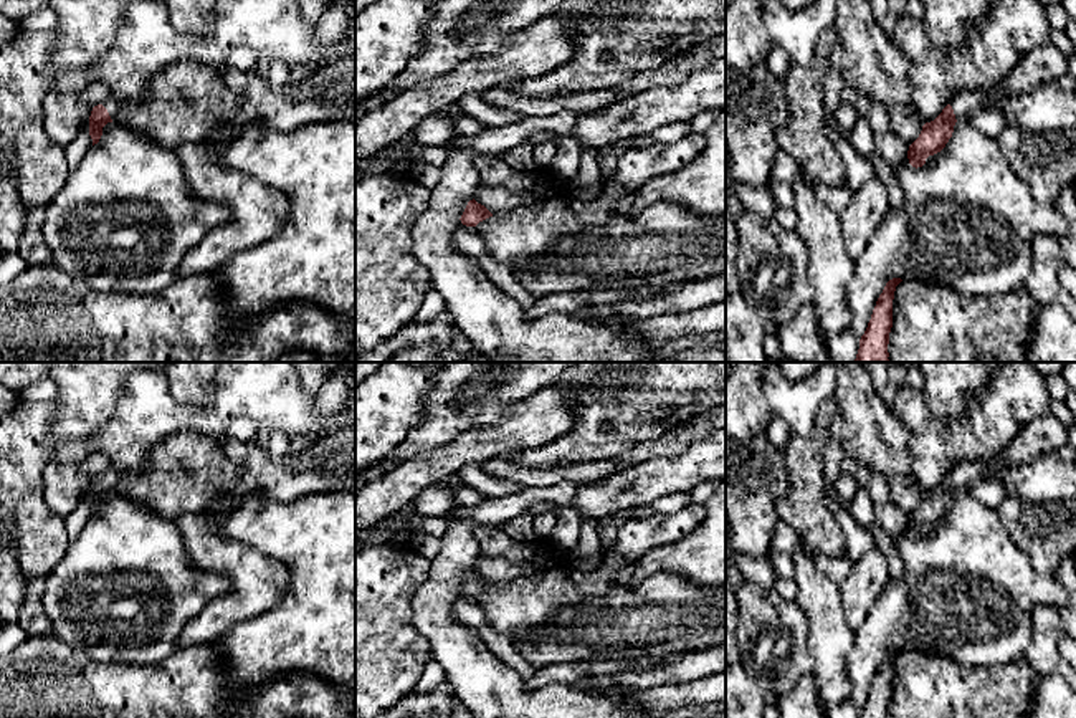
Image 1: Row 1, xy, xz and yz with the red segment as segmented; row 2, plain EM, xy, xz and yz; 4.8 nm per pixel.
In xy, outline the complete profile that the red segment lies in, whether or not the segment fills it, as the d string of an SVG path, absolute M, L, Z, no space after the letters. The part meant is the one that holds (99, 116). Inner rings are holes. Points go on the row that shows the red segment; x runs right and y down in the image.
M183 58L155 73L136 99L121 101L109 94L94 106L89 116L89 136L94 146L102 136L102 127L116 122L172 151L185 144L203 146L220 124L236 116L241 103L243 96L225 84L223 68Z

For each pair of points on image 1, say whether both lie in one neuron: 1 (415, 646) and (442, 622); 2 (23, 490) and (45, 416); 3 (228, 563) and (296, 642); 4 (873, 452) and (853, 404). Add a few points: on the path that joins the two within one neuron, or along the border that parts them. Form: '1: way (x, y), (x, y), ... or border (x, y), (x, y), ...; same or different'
1: border (410, 599), (410, 621), (428, 642), (432, 657); different
2: way (23, 472), (23, 437), (27, 434); same
3: border (291, 578), (285, 594), (273, 606), (233, 627); different
4: way (873, 440), (861, 416); same

